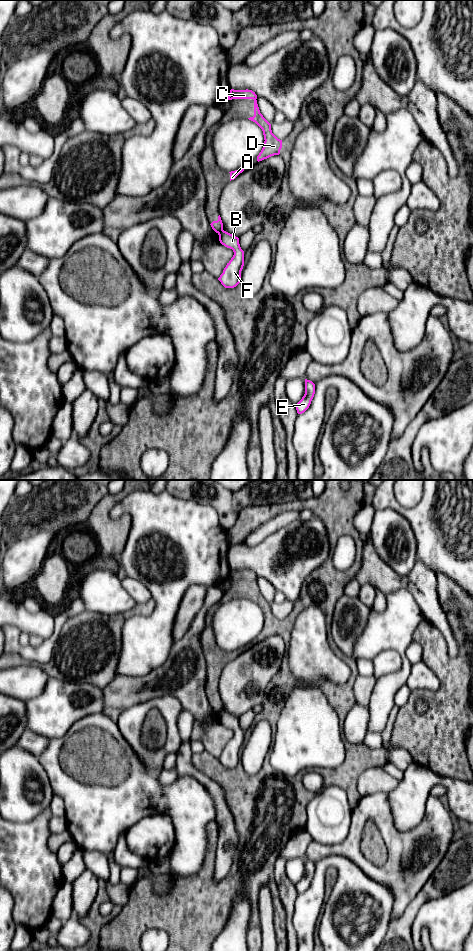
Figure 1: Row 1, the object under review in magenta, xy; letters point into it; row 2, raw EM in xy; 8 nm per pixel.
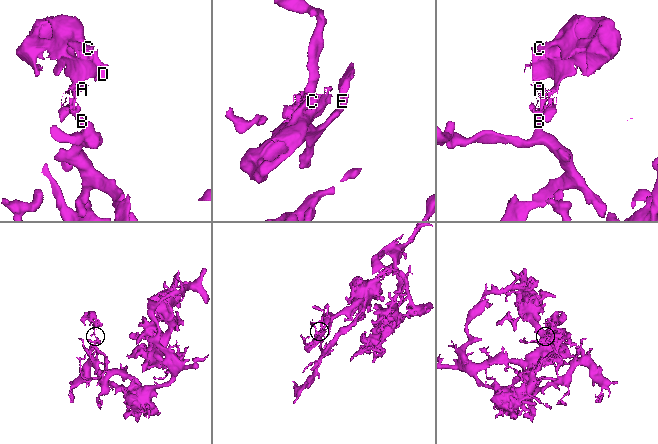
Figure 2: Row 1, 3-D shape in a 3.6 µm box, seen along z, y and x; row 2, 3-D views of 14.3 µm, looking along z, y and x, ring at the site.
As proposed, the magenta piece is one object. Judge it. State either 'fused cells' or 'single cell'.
fused cells

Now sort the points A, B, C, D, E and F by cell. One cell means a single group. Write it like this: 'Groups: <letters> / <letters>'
Groups: A C D / B E F

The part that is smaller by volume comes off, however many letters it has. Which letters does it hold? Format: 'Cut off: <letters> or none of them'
Cut off: A, C, D

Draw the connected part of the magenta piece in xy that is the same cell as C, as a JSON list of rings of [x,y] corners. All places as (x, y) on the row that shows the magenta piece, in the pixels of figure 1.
[[[231,89],[228,99],[253,99],[254,100],[254,116],[248,118],[249,120],[255,122],[263,131],[264,135],[264,145],[257,156],[257,161],[262,161],[274,155],[279,155],[282,148],[282,140],[278,139],[271,130],[271,124],[263,117],[260,113],[257,104],[257,95],[252,90],[234,90]]]

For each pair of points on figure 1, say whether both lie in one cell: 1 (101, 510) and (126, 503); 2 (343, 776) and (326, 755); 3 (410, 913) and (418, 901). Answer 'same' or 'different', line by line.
1: different
2: different
3: same

